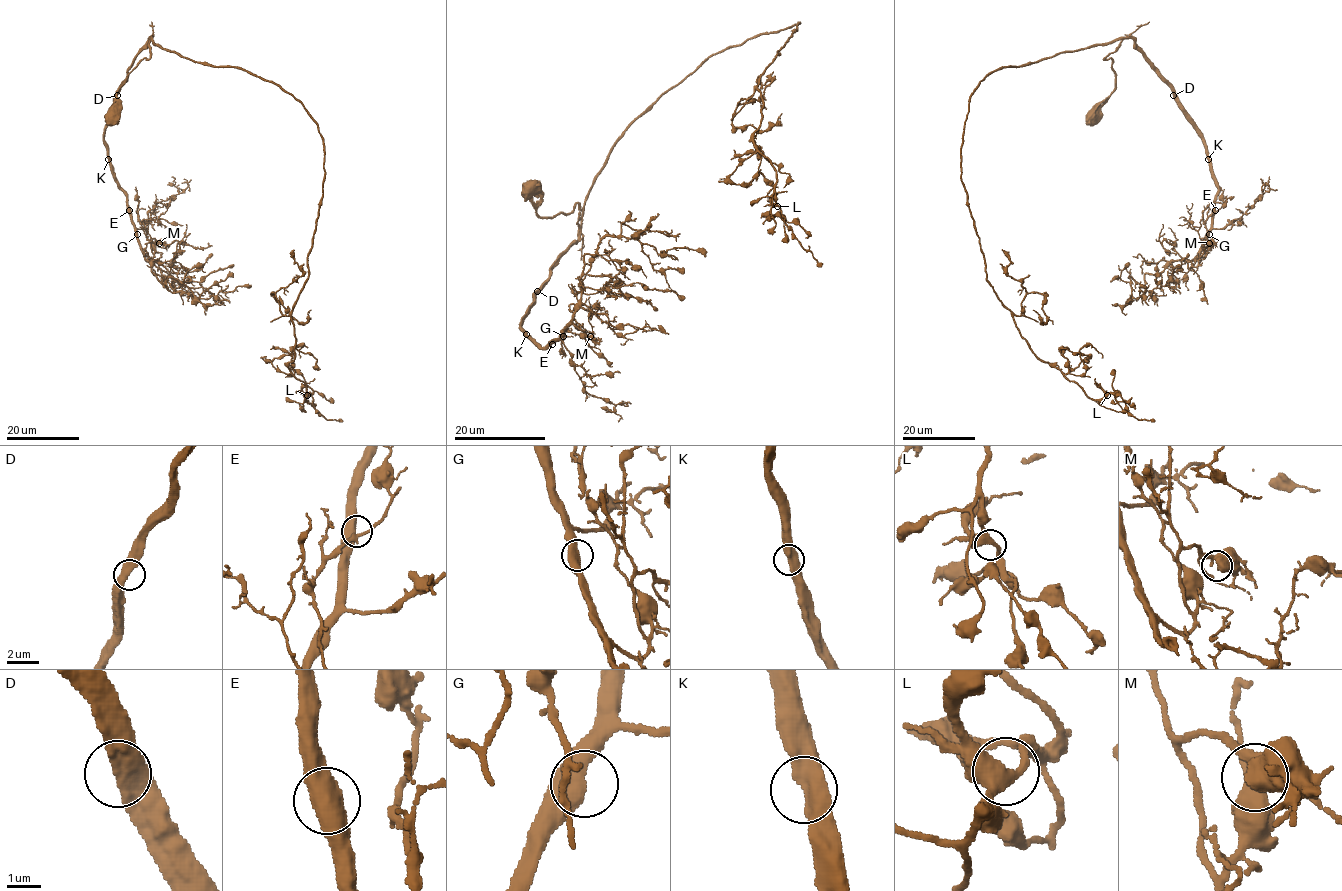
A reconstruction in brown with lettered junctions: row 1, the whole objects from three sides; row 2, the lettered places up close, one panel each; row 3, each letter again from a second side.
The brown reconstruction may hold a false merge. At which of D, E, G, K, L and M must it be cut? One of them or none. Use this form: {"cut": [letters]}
{"cut": []}

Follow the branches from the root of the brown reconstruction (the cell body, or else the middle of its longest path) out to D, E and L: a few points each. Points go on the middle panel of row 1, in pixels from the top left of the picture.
D: (532, 187), (540, 217), (569, 213), (576, 204), (580, 211), (579, 238), (537, 291)
E: (532, 187), (540, 217), (569, 213), (576, 204), (580, 211), (579, 238), (521, 318), (537, 345), (552, 344)
L: (532, 187), (540, 217), (577, 204), (580, 226), (637, 118), (710, 57), (799, 22), (757, 85), (777, 206)

